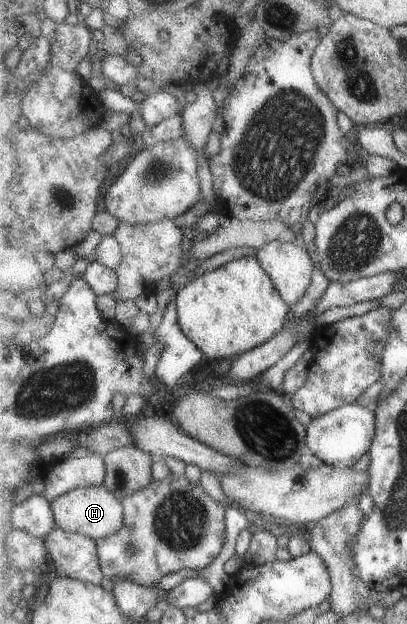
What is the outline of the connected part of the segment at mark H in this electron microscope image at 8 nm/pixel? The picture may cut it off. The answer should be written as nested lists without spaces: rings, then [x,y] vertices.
[[[81,486],[67,495],[50,502],[55,514],[55,524],[62,530],[89,536],[95,541],[115,534],[123,528],[124,505],[107,486]]]

